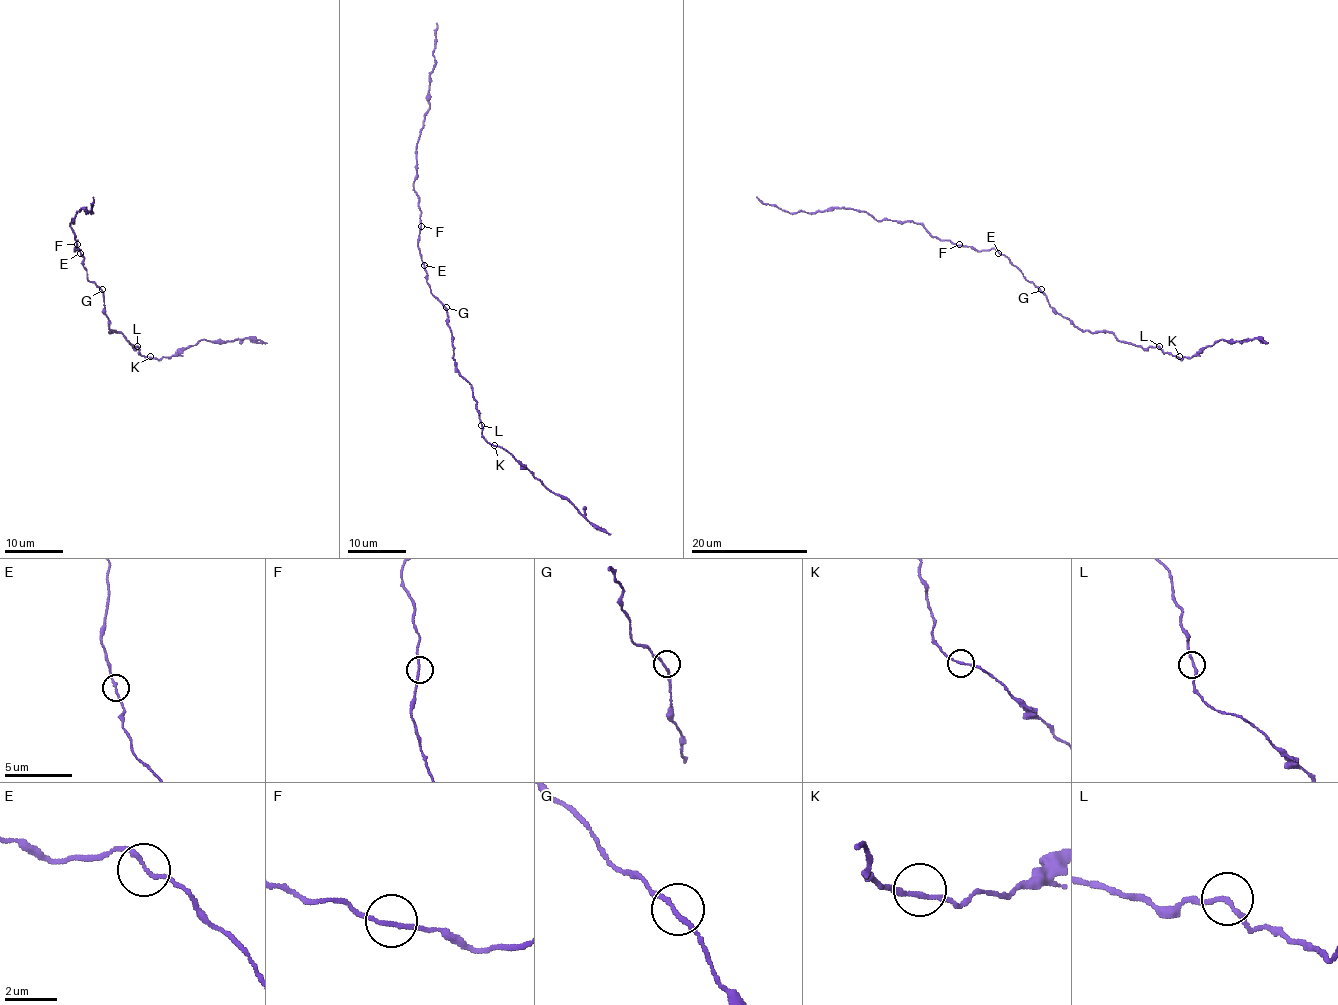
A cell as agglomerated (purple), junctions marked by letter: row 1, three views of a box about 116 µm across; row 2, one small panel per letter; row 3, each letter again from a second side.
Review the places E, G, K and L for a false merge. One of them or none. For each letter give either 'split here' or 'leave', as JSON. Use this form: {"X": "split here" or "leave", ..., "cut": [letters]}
{"E": "split here", "G": "leave", "K": "leave", "L": "leave", "cut": ["E"]}

